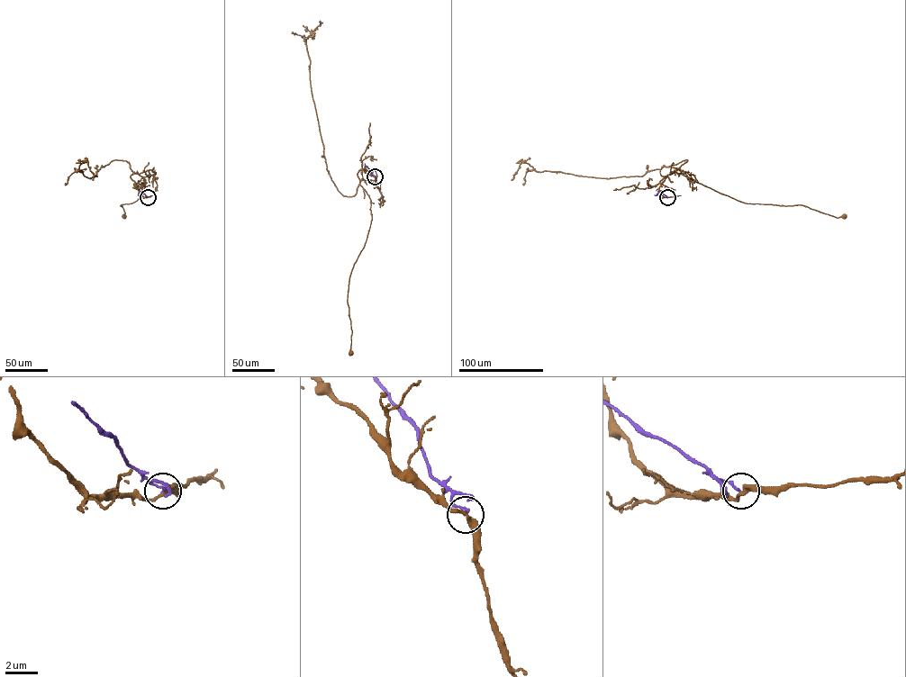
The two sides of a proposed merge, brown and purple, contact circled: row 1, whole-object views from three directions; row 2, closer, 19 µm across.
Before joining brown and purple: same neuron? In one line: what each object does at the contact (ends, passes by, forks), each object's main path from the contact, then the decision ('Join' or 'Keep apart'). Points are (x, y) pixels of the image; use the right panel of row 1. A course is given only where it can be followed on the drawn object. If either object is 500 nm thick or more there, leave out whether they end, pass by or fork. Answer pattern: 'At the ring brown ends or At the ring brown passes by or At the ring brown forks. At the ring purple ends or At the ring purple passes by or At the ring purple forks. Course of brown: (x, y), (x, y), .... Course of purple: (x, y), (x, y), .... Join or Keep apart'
At the ring brown passes by. At the ring purple ends. Course of brown: (667, 197), (664, 197), (658, 189), (660, 181), (676, 172), (743, 203), (803, 205), (837, 217), (844, 216). Course of purple: (667, 197), (659, 192), (654, 194). Keep apart

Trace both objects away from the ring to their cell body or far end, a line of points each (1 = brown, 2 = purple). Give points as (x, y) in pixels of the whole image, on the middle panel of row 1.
1: (375, 176), (365, 167), (357, 175), (370, 200), (372, 219), (348, 282), (350, 353)
2: (375, 176), (365, 163)

